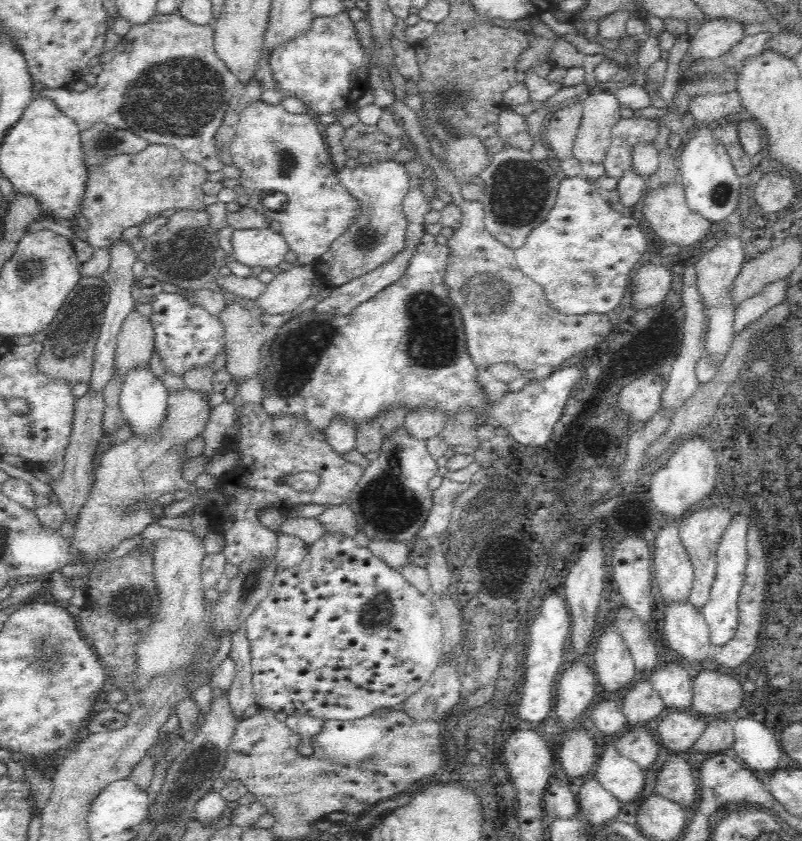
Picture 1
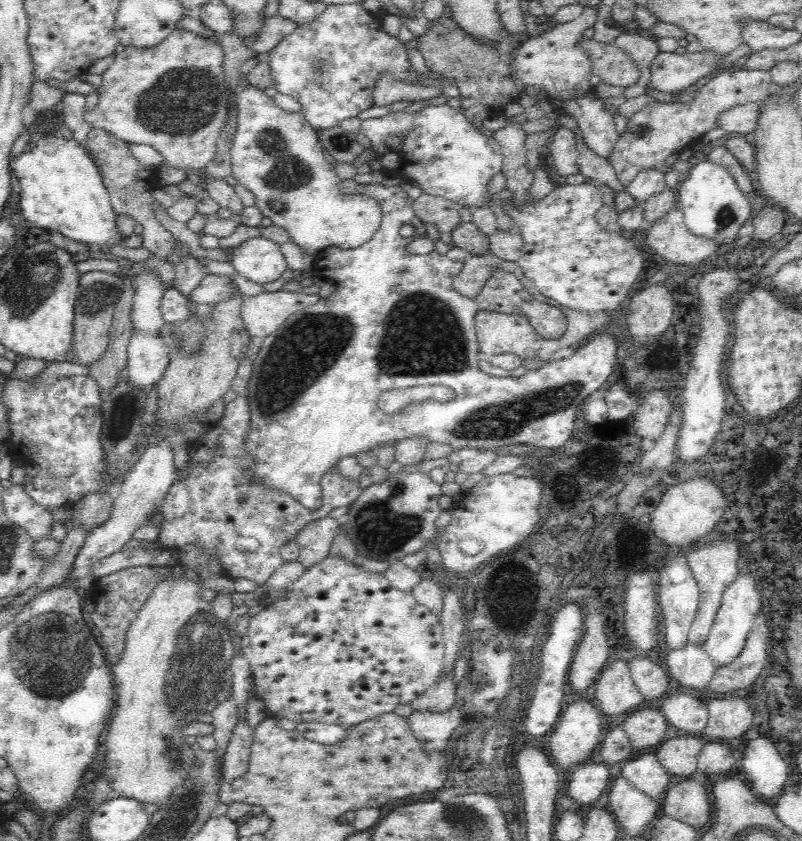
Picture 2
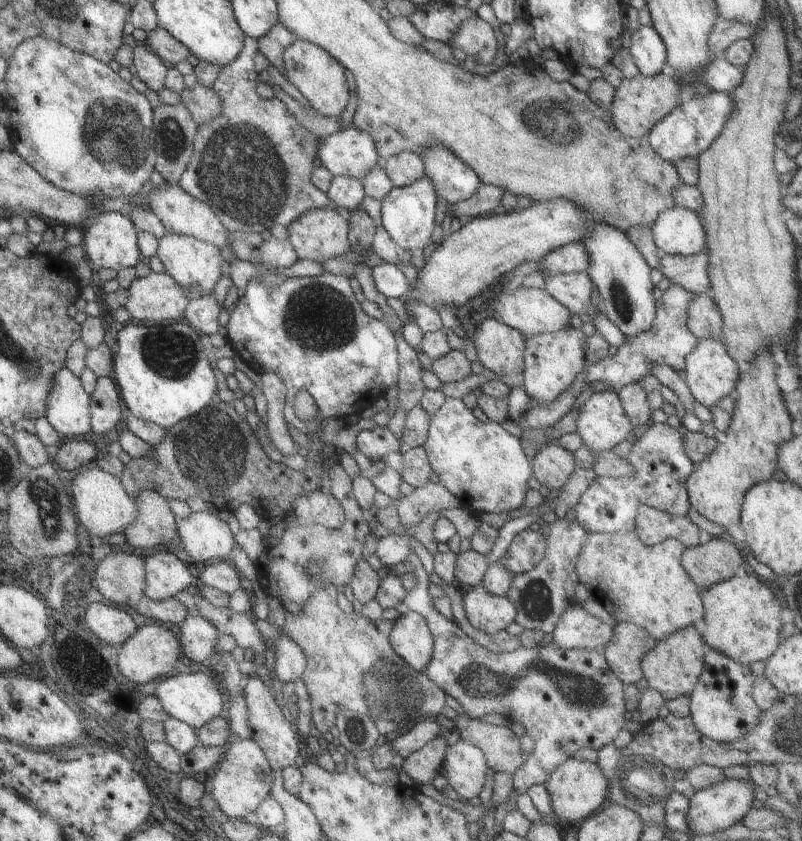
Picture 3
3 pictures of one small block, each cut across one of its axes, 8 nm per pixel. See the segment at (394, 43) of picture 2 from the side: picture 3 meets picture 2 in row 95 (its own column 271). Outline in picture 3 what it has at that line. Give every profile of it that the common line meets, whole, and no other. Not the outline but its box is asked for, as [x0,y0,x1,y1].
[225,271,398,432]

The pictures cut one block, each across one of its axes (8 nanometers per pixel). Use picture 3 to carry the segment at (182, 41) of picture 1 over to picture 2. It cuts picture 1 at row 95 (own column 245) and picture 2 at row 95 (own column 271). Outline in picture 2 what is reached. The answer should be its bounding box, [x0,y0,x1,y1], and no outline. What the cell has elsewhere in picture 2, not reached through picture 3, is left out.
[85,29,227,184]

